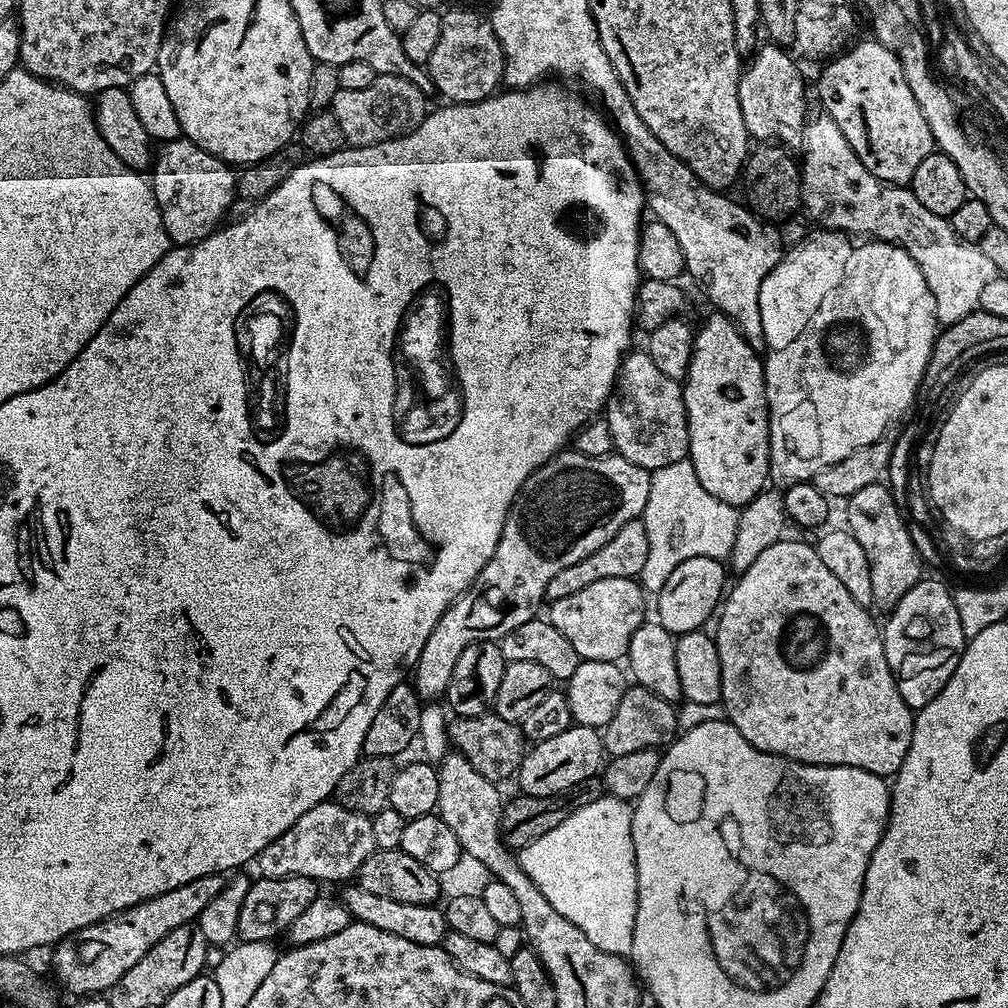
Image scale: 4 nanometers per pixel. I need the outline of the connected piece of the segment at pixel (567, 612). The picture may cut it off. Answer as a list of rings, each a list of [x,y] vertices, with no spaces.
[[[601,578],[570,598],[558,598],[547,605],[546,618],[554,630],[566,634],[570,646],[578,650],[581,660],[620,662],[628,655],[630,638],[640,624],[645,623],[646,593],[636,578]]]

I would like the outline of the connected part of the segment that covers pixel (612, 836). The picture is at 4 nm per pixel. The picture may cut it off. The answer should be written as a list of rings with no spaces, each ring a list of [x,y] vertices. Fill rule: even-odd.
[[[602,795],[590,806],[574,810],[554,830],[519,849],[522,870],[546,894],[546,902],[562,914],[598,950],[631,957],[636,913],[636,859],[632,837],[633,805],[616,796]]]

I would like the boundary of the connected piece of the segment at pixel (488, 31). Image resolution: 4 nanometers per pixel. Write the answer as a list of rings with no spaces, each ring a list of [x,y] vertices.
[[[452,8],[441,15],[442,34],[434,46],[434,54],[430,54],[426,71],[434,82],[436,92],[444,95],[445,101],[454,104],[473,104],[493,95],[501,87],[504,78],[504,54],[498,38],[494,34],[494,26],[487,15],[471,12],[468,8]]]

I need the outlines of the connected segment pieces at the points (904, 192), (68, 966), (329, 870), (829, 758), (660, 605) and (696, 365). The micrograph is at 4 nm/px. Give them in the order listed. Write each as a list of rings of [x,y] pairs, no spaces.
[[[827,114],[819,115],[813,115],[804,126],[804,160],[802,156],[800,164],[803,211],[808,211],[809,218],[817,220],[821,229],[882,240],[906,250],[918,262],[918,270],[922,270],[922,278],[934,294],[936,319],[941,325],[953,324],[977,311],[986,282],[998,275],[979,243],[964,240],[945,217],[926,210],[911,187],[885,184],[870,174],[846,142],[846,134],[838,130],[838,122]]]
[[[220,874],[194,878],[194,882],[186,882],[186,886],[174,886],[174,890],[166,890],[166,894],[158,894],[64,937],[55,945],[52,960],[61,986],[73,992],[76,998],[92,998],[107,993],[114,982],[118,982],[118,978],[122,978],[122,974],[126,974],[126,970],[130,970],[130,966],[134,966],[150,946],[166,938],[170,930],[199,921],[206,902],[218,895],[225,882],[225,877]]]
[[[335,799],[323,800],[314,810],[306,810],[290,830],[286,830],[270,846],[260,851],[258,865],[265,877],[309,876],[311,880],[348,880],[359,872],[362,862],[377,851],[372,821],[361,812],[346,810]]]
[[[785,538],[774,546],[762,550],[758,558],[754,558],[754,566],[739,573],[736,585],[731,585],[719,613],[720,625],[714,631],[714,639],[718,646],[718,658],[722,662],[722,694],[720,699],[724,705],[724,715],[728,723],[733,724],[754,746],[763,752],[775,756],[785,756],[803,764],[849,764],[852,768],[861,768],[870,774],[878,774],[885,778],[895,777],[902,766],[912,741],[913,709],[906,706],[902,694],[898,694],[896,676],[890,670],[884,653],[884,637],[879,623],[872,621],[869,609],[865,605],[854,602],[850,598],[846,586],[826,570],[822,558],[818,558],[815,547],[811,543],[803,544],[800,540]]]
[[[686,558],[686,562],[682,562],[682,566],[678,566],[678,570],[674,570],[674,574],[670,574],[670,578],[666,578],[666,586],[662,586],[662,590],[655,597],[655,619],[658,623],[667,632],[673,634],[701,631],[705,627],[704,623],[711,618],[712,611],[714,611],[714,616],[717,609],[721,607],[722,597],[726,592],[726,584],[724,588],[724,568],[725,565],[714,558]]]
[[[712,314],[694,332],[688,379],[683,381],[684,405],[688,415],[688,455],[698,474],[698,482],[727,504],[743,506],[765,491],[768,474],[768,399],[764,385],[761,353],[751,348],[728,316]]]

